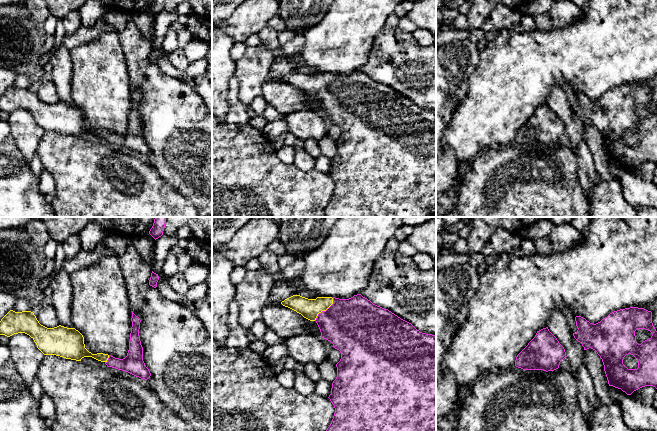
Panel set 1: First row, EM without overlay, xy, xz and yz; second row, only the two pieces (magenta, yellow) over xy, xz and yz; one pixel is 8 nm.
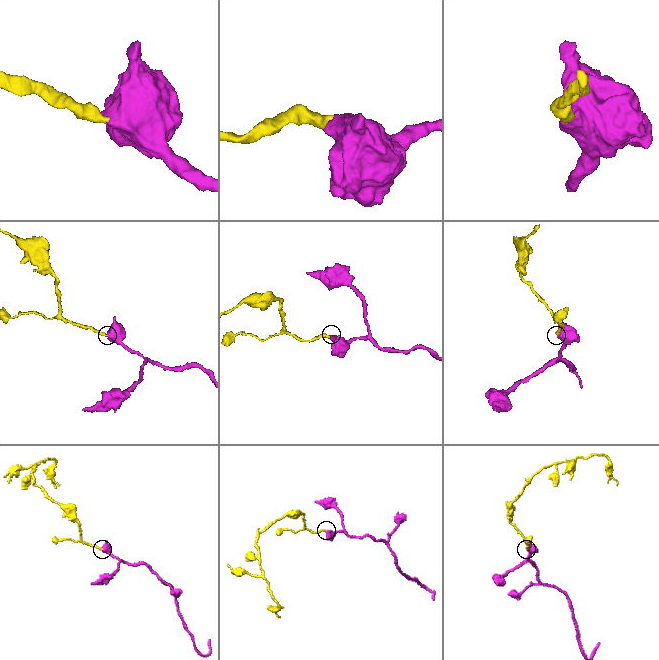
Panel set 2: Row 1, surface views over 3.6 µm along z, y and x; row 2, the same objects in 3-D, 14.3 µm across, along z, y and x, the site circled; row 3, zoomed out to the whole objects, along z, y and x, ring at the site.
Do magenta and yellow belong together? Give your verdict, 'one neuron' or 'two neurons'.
one neuron

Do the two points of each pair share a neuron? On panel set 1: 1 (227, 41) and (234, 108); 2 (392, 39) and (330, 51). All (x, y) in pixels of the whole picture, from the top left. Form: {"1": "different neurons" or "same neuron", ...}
{"1": "different neurons", "2": "different neurons"}

